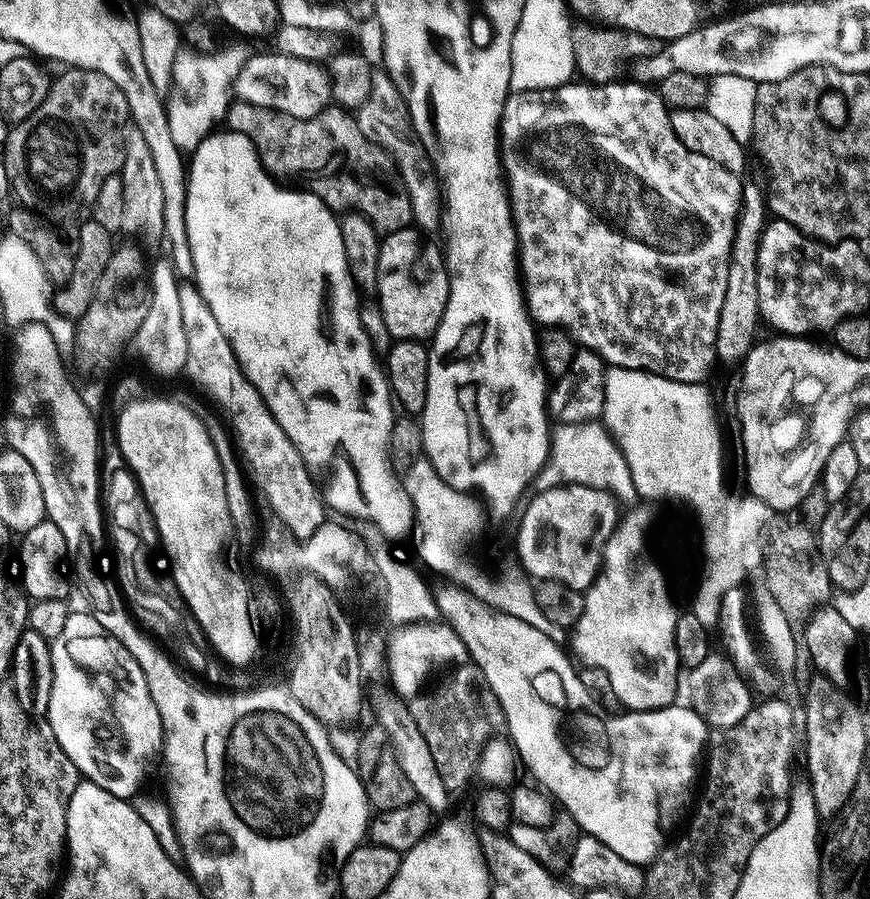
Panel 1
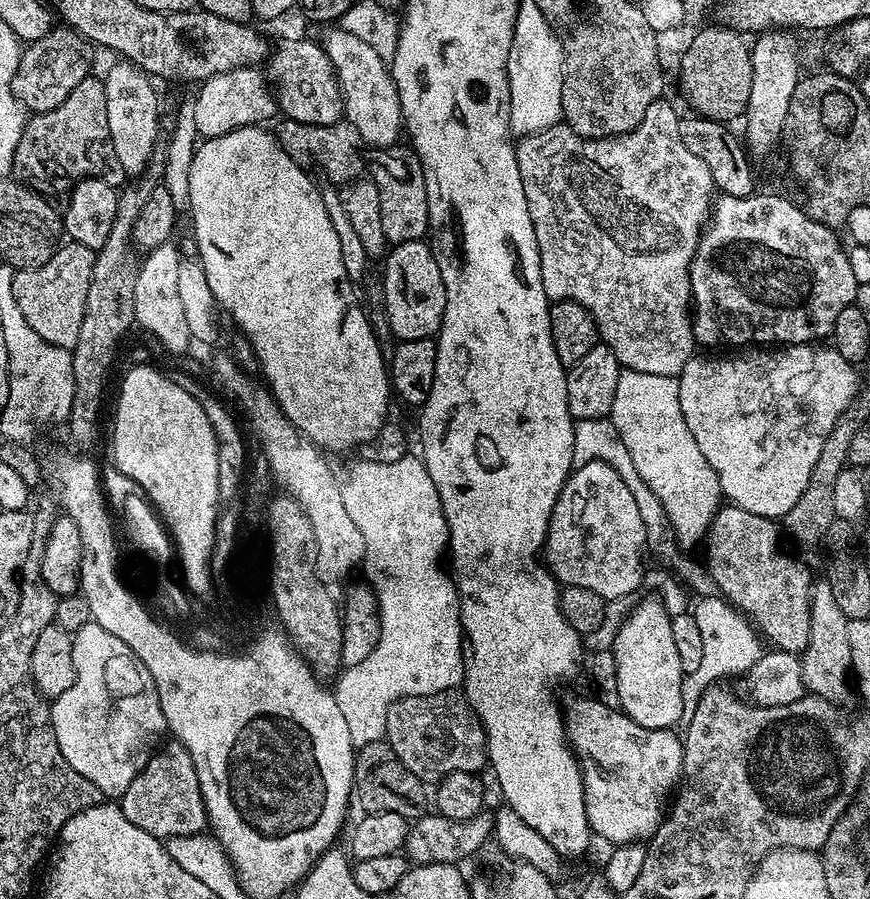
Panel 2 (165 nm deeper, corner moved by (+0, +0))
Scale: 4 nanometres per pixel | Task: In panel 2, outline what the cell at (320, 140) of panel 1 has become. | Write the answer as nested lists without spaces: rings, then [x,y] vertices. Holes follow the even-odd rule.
[[[281,119],[280,129],[274,135],[281,146],[302,166],[317,164],[322,175],[336,186],[352,183],[366,173],[367,179],[376,181],[378,198],[382,202],[382,231],[389,245],[405,244],[424,240],[429,235],[428,199],[424,172],[418,166],[399,160],[388,150],[373,148],[360,139],[358,130],[347,122],[334,125],[308,125],[302,122]],[[364,168],[368,172],[364,172]],[[333,180],[333,181],[332,181]]]

